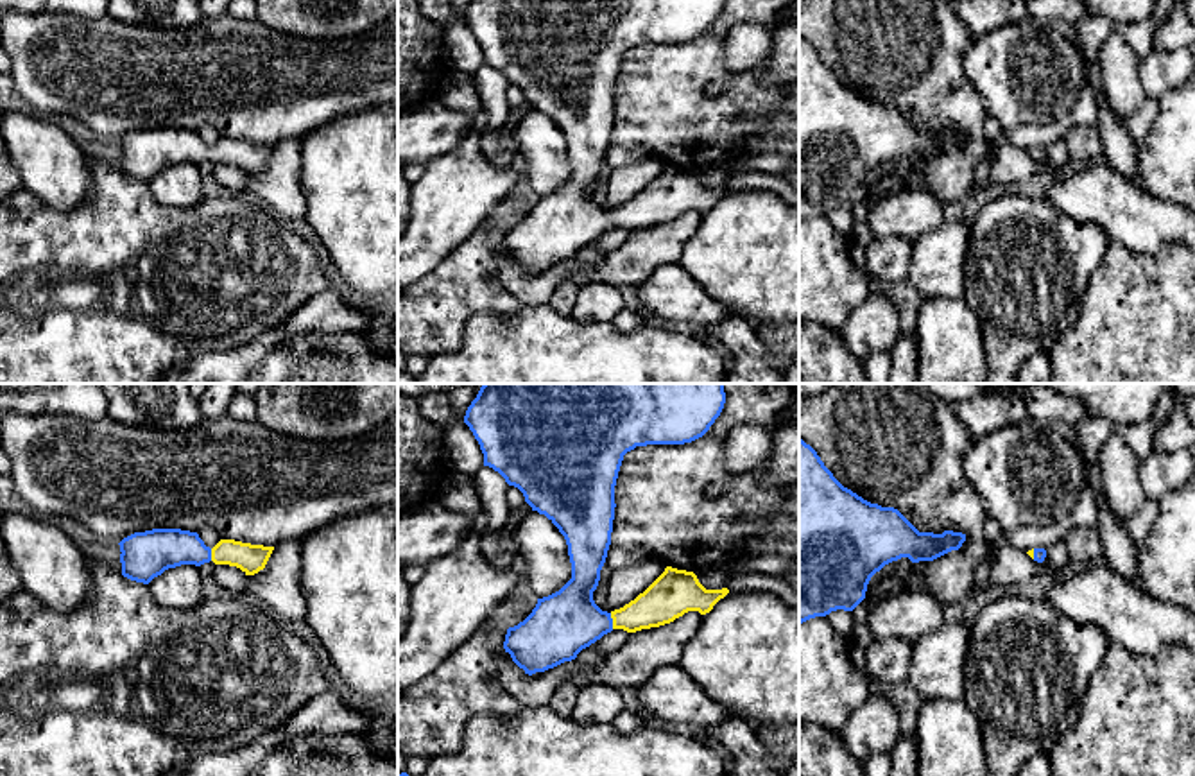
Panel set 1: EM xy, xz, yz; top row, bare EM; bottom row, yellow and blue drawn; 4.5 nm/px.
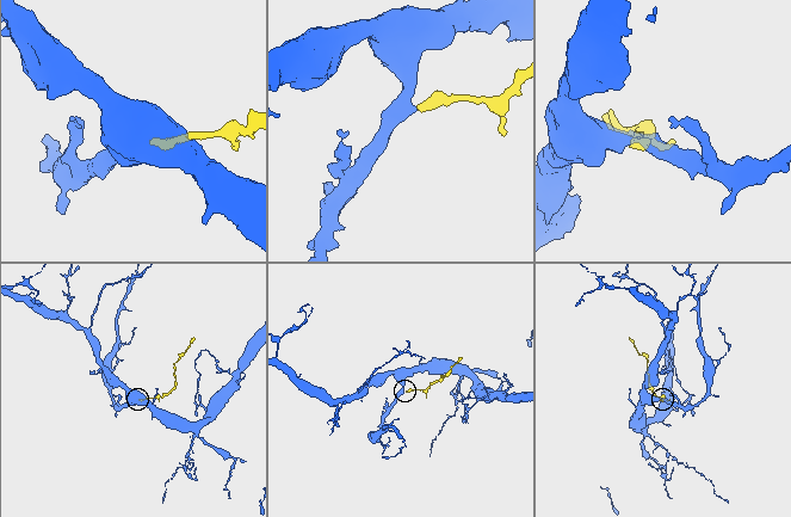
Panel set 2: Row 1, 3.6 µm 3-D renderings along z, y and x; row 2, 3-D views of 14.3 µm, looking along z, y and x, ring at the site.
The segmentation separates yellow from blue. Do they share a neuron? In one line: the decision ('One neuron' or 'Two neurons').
One neuron

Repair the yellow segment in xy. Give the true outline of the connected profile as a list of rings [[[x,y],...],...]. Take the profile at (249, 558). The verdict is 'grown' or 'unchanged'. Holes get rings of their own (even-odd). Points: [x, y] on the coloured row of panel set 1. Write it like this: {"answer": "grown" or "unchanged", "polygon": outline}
{"answer": "grown", "polygon": [[[152,529],[134,532],[120,543],[122,575],[149,584],[168,568],[181,565],[201,566],[213,561],[240,568],[254,575],[265,568],[274,547],[251,545],[235,539],[220,539],[213,548],[206,547],[197,532],[181,529]]]}

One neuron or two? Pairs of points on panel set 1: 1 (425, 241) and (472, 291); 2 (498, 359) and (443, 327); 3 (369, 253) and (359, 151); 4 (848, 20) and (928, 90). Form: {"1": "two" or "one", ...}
{"1": "two", "2": "two", "3": "one", "4": "one"}

